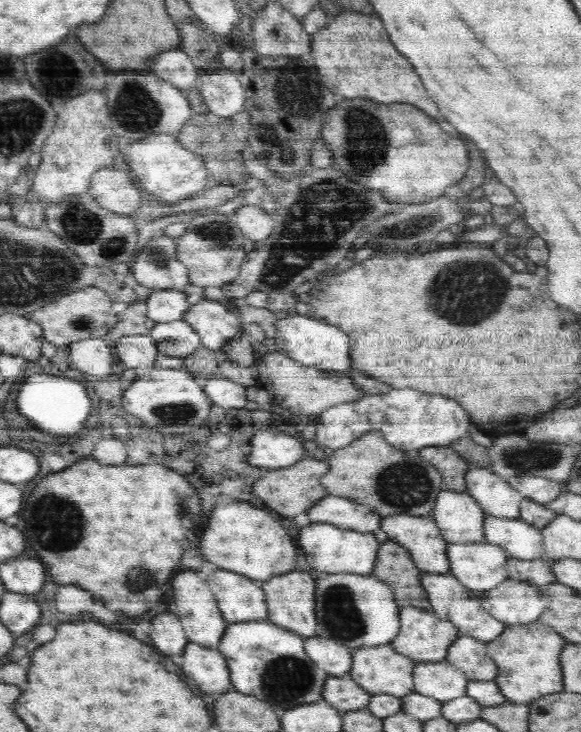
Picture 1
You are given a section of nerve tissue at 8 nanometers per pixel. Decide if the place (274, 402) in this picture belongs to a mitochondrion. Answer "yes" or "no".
no

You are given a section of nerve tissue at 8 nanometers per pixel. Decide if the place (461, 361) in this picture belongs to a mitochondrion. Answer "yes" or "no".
no

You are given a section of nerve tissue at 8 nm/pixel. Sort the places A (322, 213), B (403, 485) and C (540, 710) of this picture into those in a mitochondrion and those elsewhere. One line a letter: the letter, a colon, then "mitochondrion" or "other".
A: mitochondrion
B: mitochondrion
C: other

